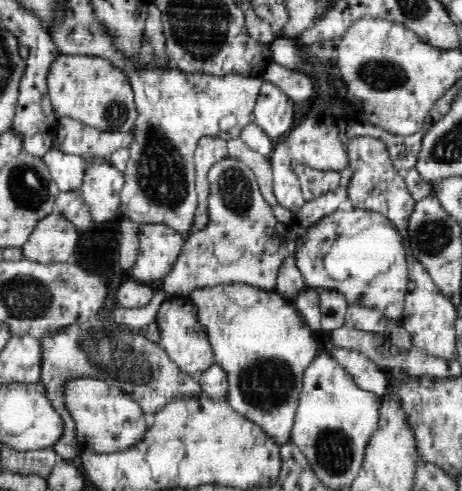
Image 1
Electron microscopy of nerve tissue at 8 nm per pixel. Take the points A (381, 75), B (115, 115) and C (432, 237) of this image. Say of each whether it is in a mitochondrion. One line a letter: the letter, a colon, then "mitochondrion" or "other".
A: mitochondrion
B: mitochondrion
C: mitochondrion

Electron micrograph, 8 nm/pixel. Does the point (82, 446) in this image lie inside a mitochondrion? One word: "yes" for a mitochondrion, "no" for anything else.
no

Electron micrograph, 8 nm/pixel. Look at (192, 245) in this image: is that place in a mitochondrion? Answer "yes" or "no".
no

